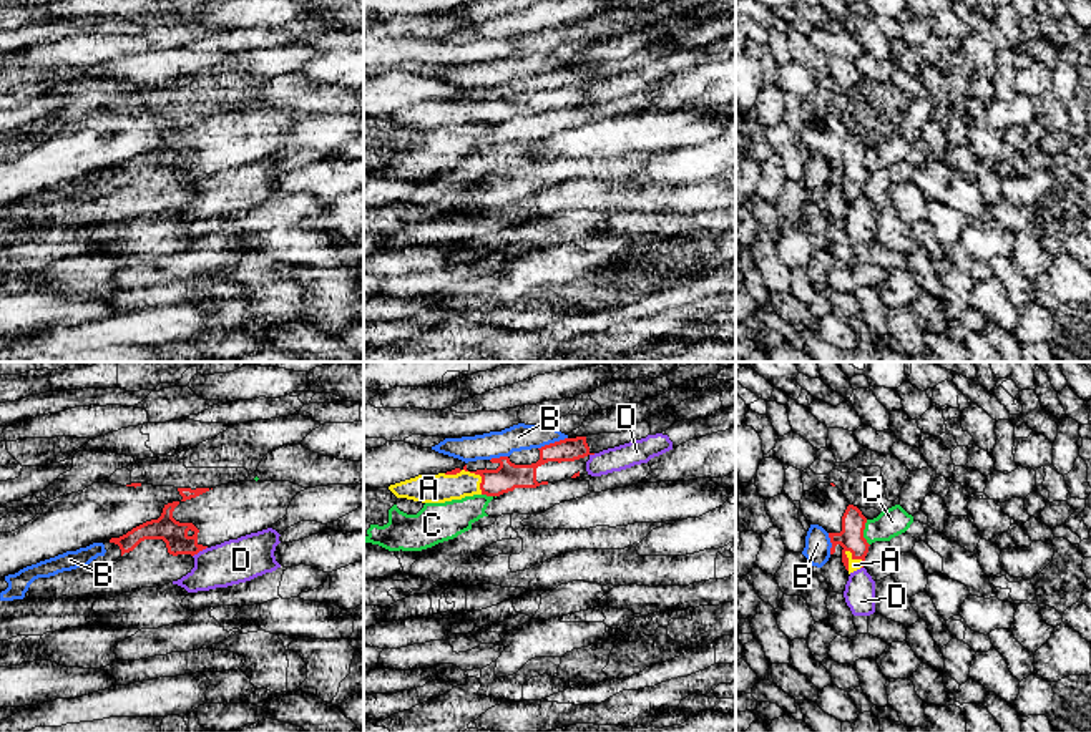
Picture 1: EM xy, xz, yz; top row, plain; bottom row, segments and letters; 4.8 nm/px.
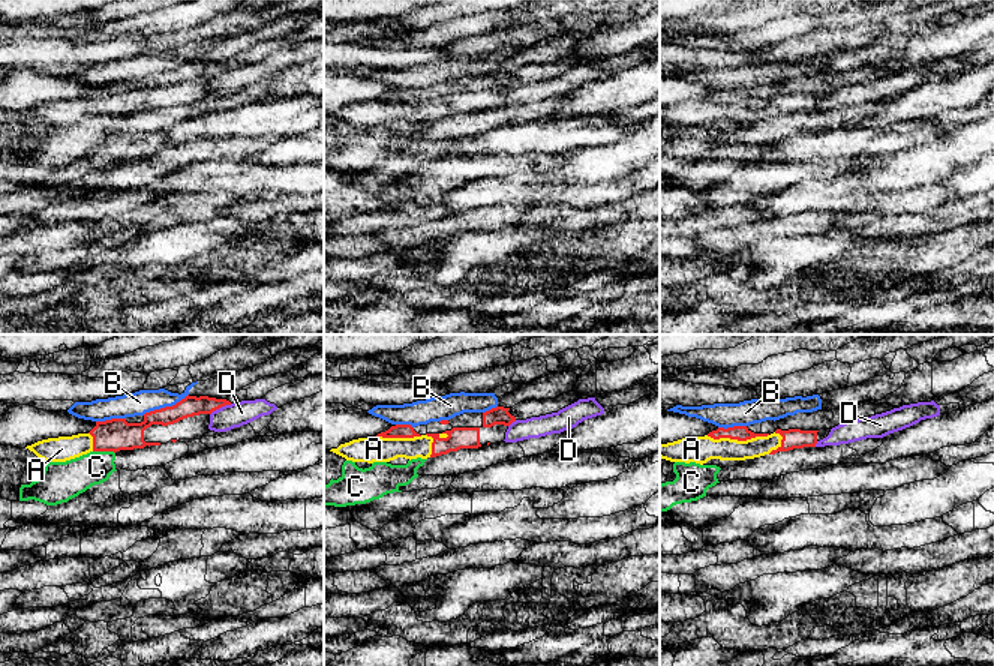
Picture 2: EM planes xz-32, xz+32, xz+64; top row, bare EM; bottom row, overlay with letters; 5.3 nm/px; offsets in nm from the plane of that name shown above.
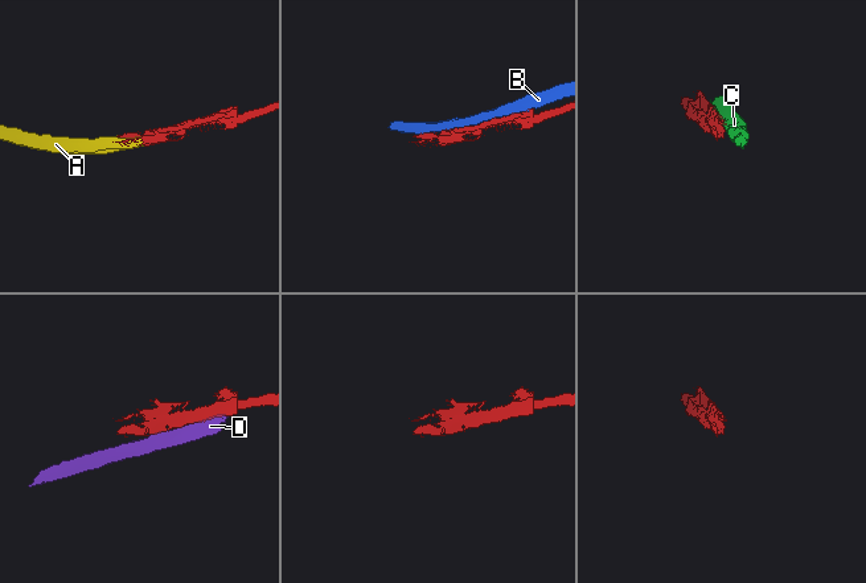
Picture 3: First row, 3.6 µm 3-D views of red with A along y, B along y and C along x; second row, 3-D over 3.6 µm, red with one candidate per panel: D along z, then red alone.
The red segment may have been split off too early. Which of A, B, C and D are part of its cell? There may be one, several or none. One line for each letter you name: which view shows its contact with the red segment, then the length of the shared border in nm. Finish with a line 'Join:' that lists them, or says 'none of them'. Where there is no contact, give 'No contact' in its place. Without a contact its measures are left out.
A: Touches red in xz. Shared border 220 nm
Join: A

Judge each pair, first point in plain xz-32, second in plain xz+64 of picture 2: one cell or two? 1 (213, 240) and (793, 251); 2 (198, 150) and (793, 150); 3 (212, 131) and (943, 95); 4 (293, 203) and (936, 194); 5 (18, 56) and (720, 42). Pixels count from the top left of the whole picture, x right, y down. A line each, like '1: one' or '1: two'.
1: one
2: two
3: two
4: two
5: two

